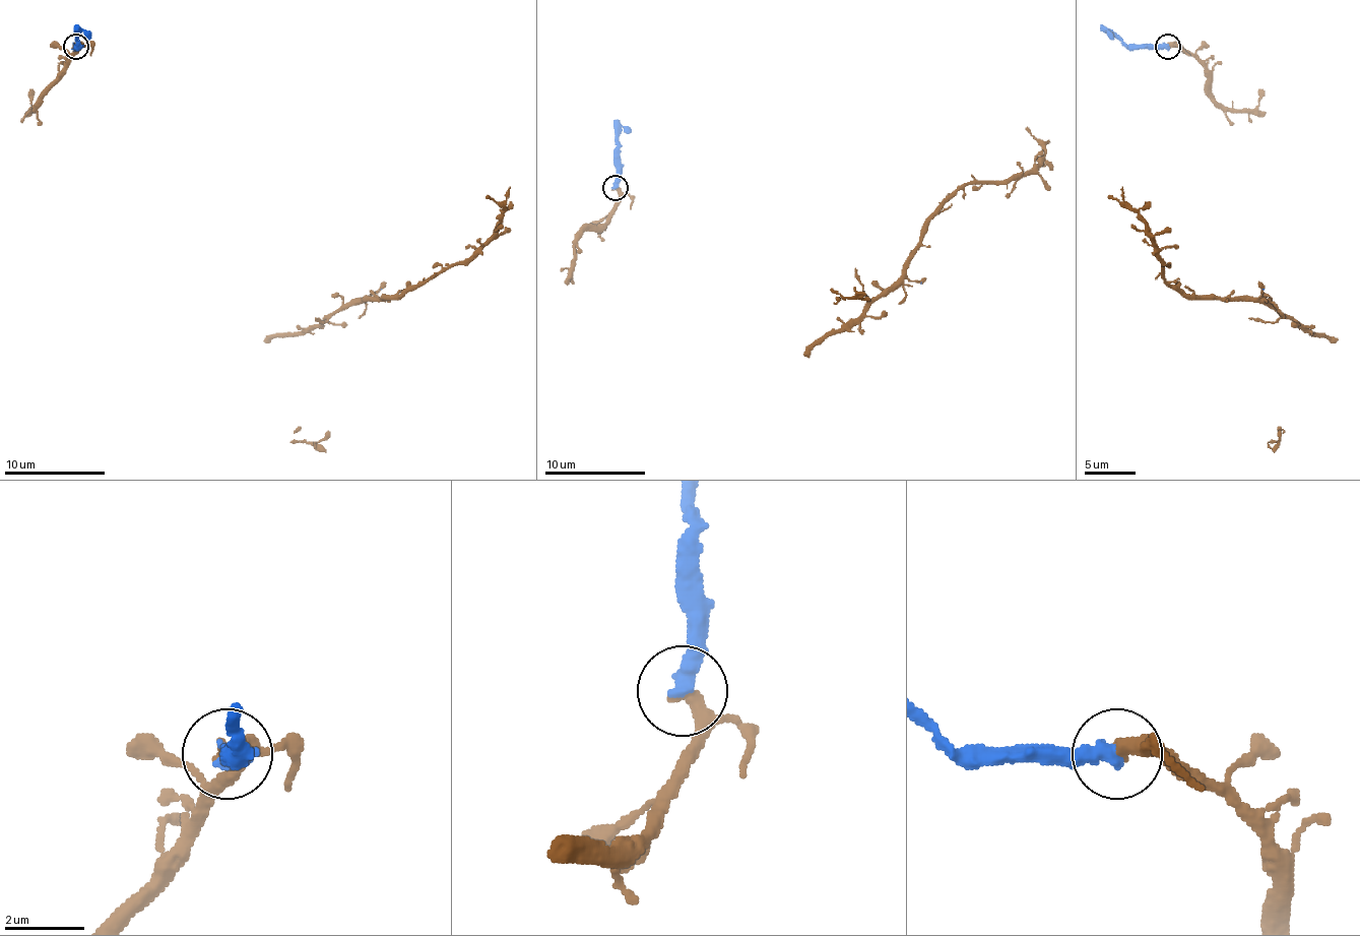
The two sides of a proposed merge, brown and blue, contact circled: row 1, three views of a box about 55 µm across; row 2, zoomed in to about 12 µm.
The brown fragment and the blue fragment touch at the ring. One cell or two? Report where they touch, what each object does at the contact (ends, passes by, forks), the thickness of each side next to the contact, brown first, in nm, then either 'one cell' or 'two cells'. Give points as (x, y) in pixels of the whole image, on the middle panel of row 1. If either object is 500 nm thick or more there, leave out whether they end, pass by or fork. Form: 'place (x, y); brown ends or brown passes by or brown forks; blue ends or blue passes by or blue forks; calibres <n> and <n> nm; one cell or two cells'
place (616, 187); brown passes by; blue ends; calibres 280 and 440 nm; one cell

